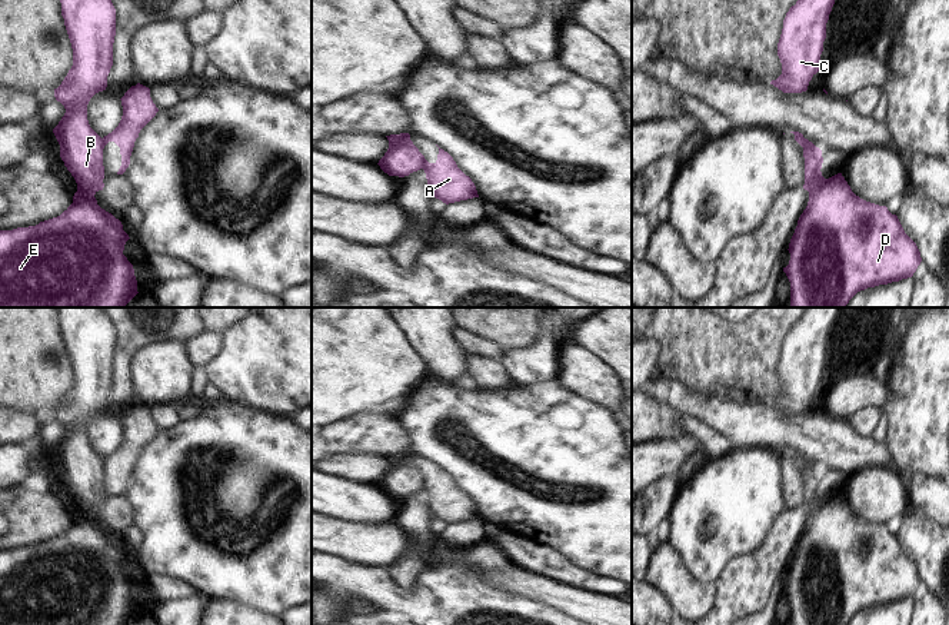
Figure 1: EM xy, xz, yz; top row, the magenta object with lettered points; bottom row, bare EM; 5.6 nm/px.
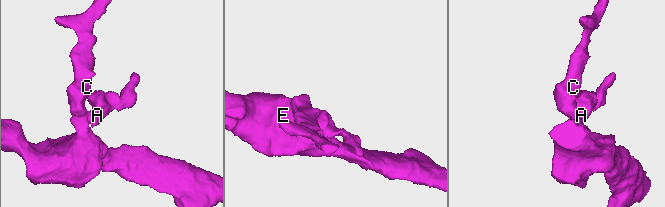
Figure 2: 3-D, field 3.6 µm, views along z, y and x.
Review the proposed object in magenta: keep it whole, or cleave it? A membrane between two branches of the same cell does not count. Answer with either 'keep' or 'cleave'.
cleave

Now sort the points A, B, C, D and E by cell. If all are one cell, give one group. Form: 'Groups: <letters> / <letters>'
Groups: A / B C D E

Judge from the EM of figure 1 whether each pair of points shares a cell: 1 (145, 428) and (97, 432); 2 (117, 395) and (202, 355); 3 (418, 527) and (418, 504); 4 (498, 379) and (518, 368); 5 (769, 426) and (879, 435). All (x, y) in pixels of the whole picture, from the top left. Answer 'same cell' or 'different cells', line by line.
1: different cells
2: different cells
3: same cell
4: different cells
5: different cells

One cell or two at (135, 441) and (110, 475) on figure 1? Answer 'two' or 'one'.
one

